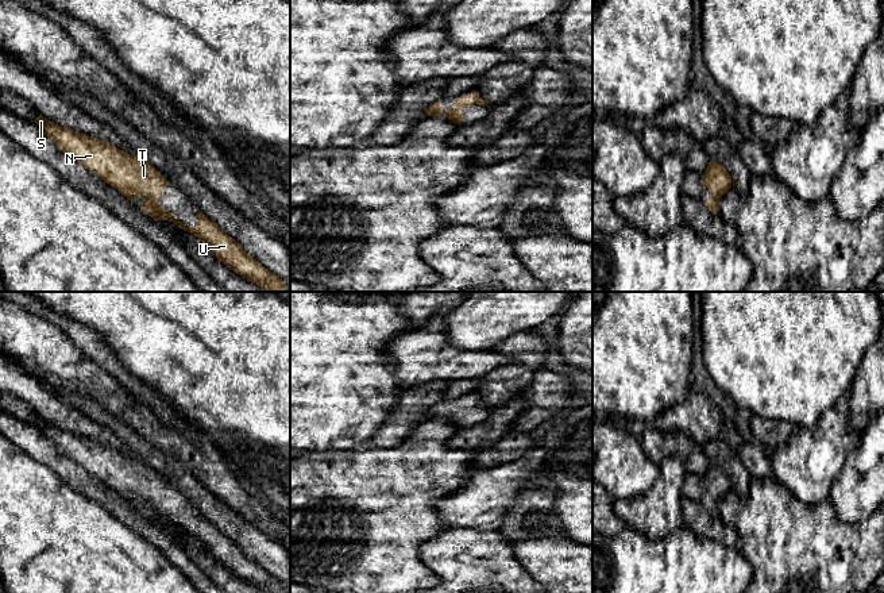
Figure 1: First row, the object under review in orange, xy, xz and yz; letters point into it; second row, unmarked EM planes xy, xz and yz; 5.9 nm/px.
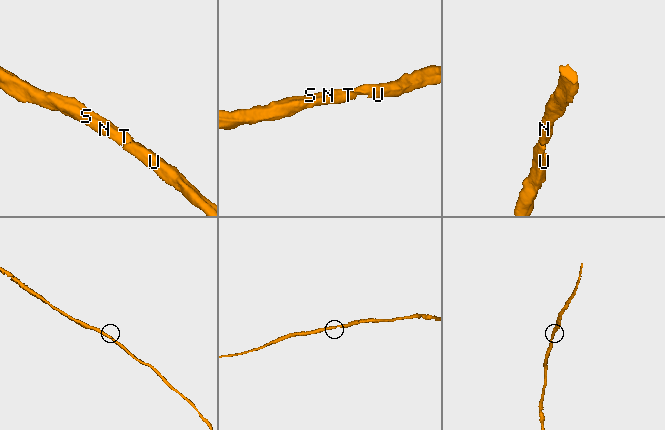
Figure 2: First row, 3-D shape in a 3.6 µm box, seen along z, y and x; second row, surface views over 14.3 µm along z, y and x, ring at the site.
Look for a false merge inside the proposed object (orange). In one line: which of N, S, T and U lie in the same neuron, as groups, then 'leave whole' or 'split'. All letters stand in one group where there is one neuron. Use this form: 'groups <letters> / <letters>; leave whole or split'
groups N S T U; leave whole

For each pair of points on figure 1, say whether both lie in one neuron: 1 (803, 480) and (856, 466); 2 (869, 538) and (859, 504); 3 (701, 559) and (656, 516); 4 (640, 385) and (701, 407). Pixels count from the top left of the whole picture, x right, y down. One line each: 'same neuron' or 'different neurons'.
1: different neurons
2: different neurons
3: different neurons
4: different neurons

